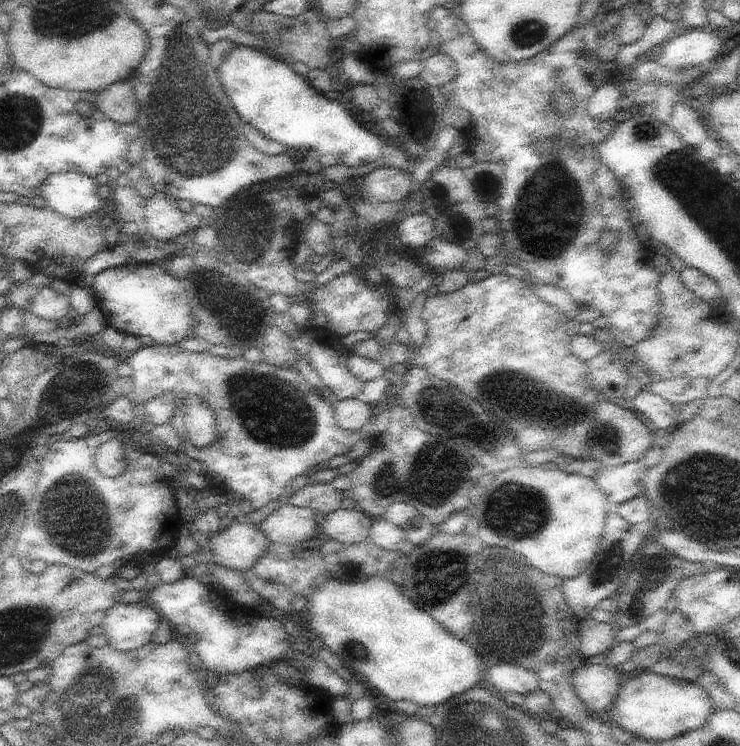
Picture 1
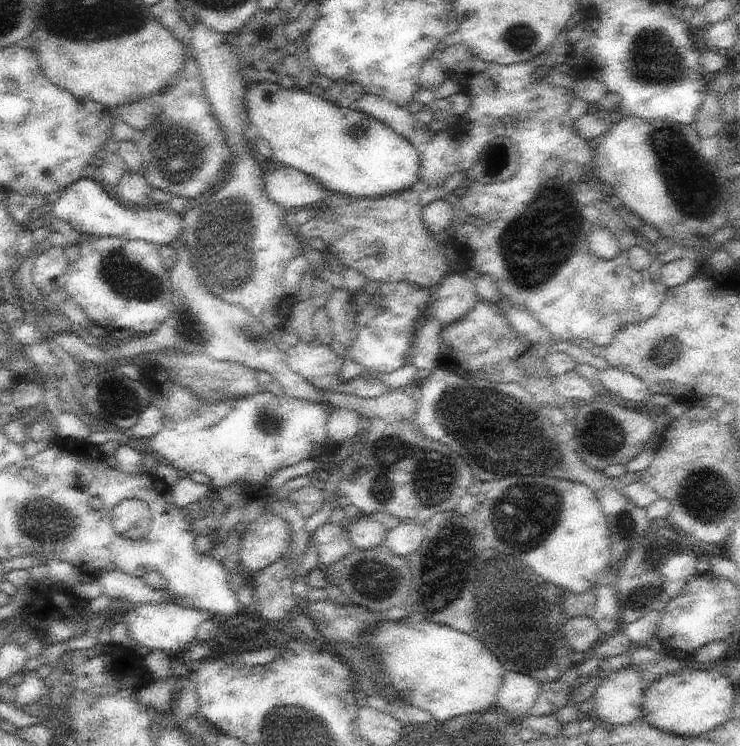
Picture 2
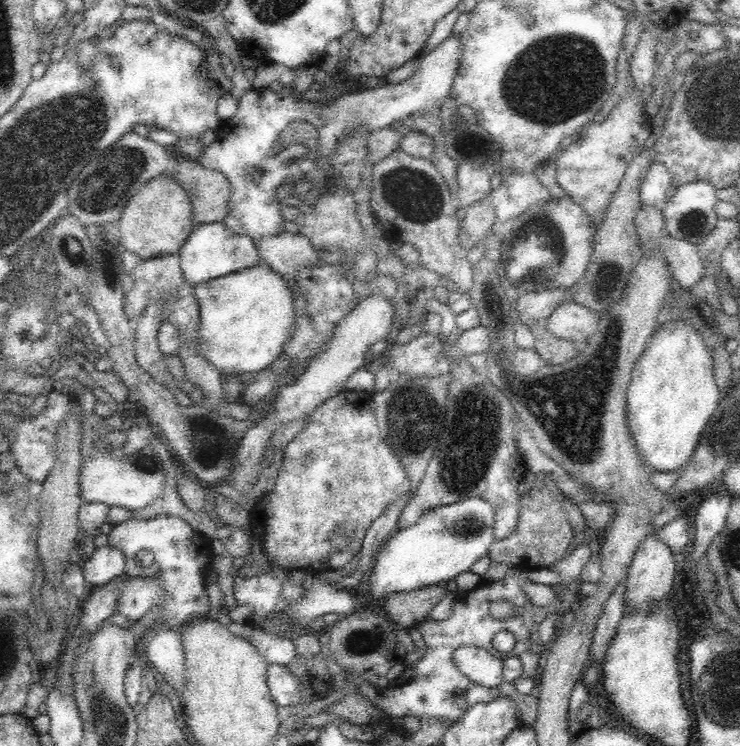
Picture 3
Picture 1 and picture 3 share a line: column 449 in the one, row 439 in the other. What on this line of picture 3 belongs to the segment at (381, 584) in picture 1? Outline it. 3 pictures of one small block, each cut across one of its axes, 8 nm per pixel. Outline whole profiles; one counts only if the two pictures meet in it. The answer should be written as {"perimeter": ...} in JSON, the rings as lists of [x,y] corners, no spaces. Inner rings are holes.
{"perimeter":[[[683,320],[666,322],[655,330],[650,346],[631,374],[627,388],[628,428],[642,462],[655,472],[676,471],[690,462],[723,397],[715,383],[711,352],[696,331]]]}

